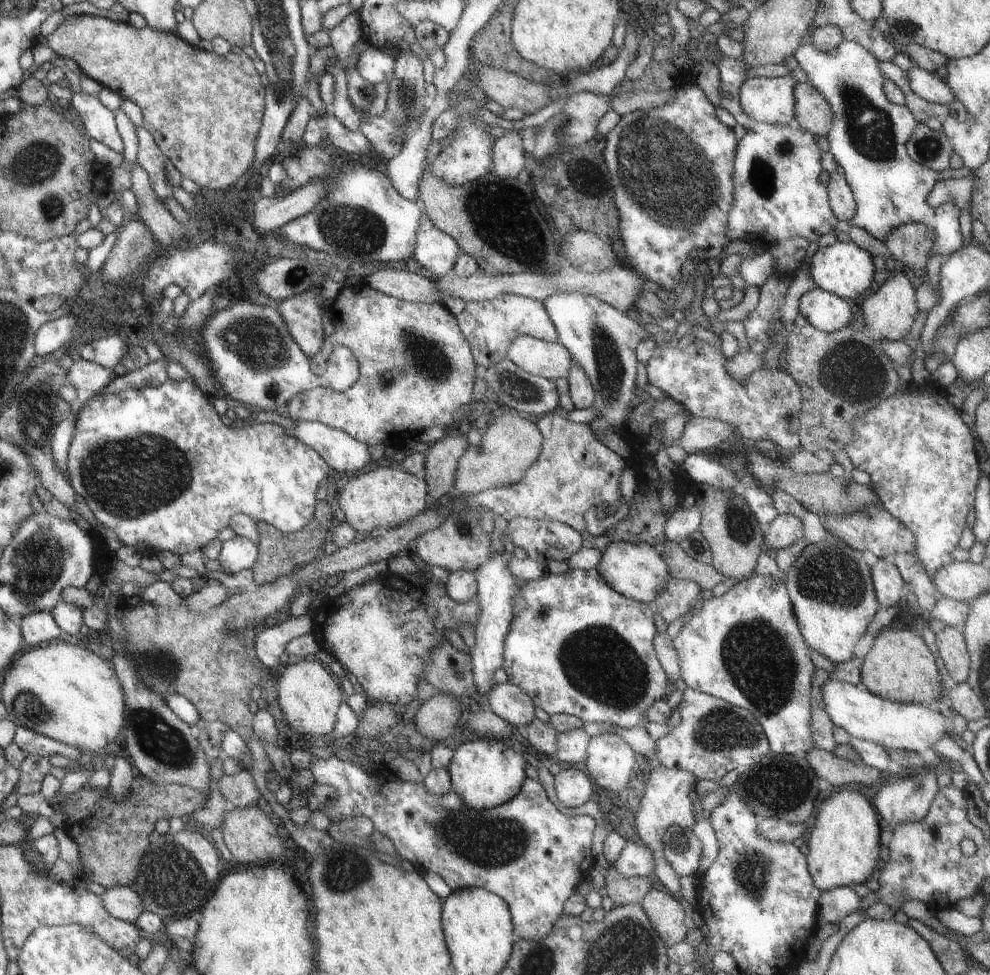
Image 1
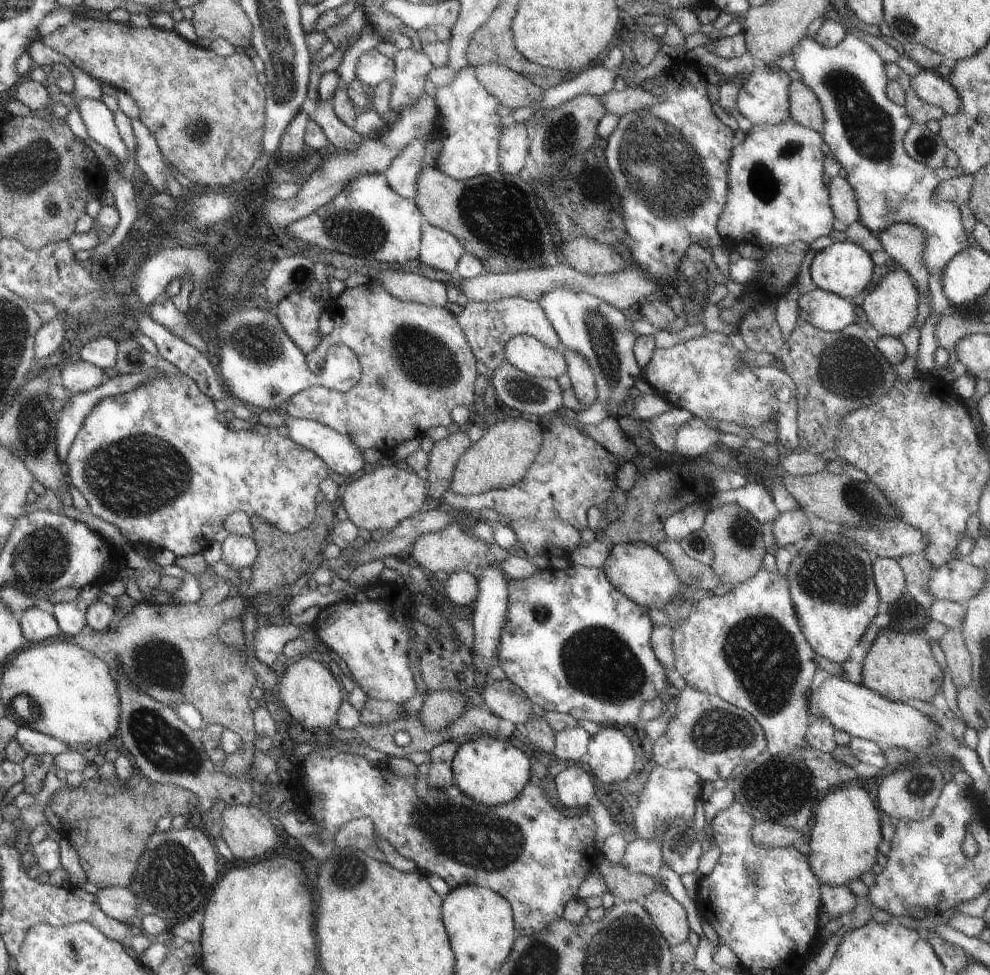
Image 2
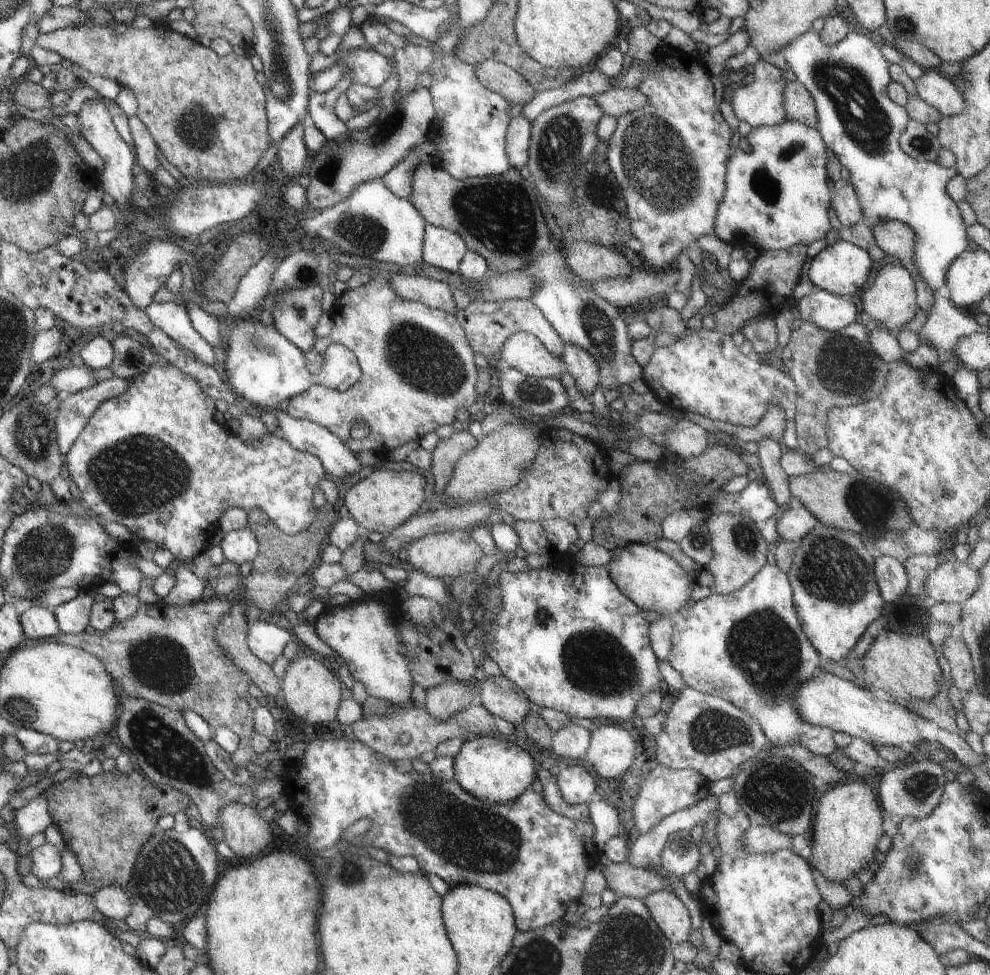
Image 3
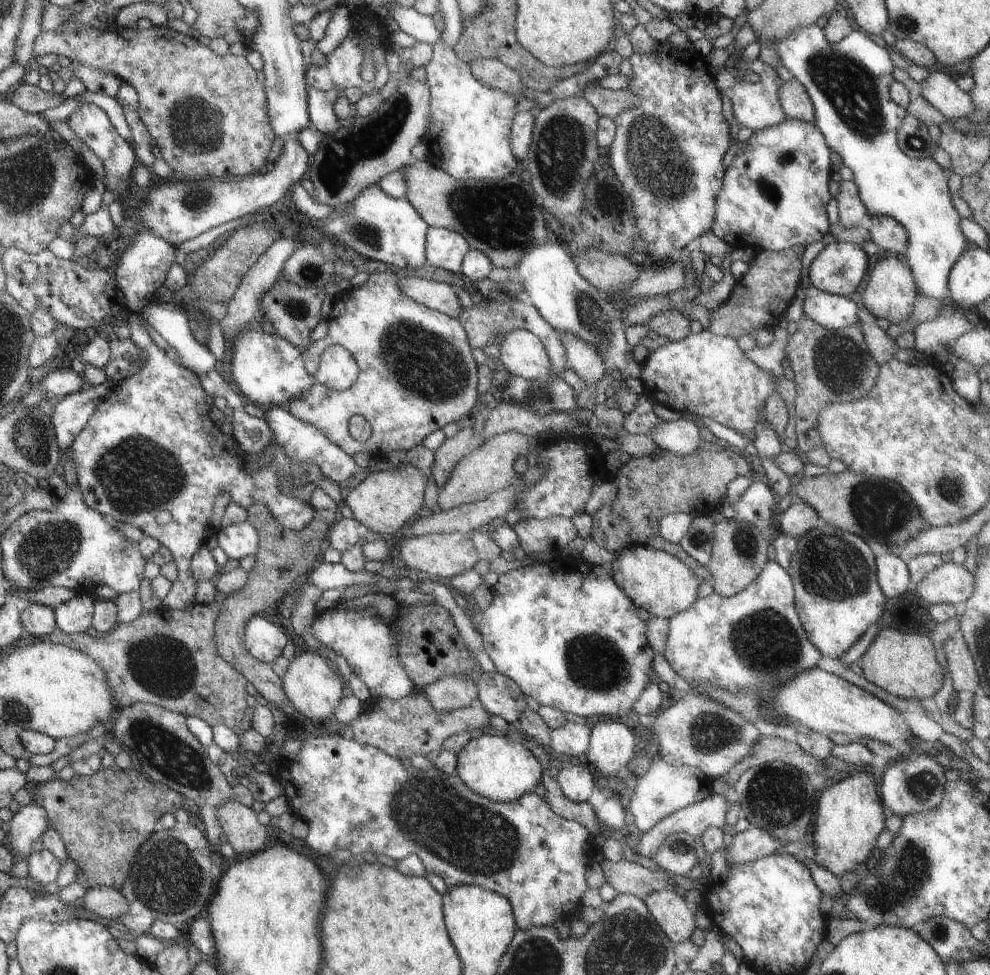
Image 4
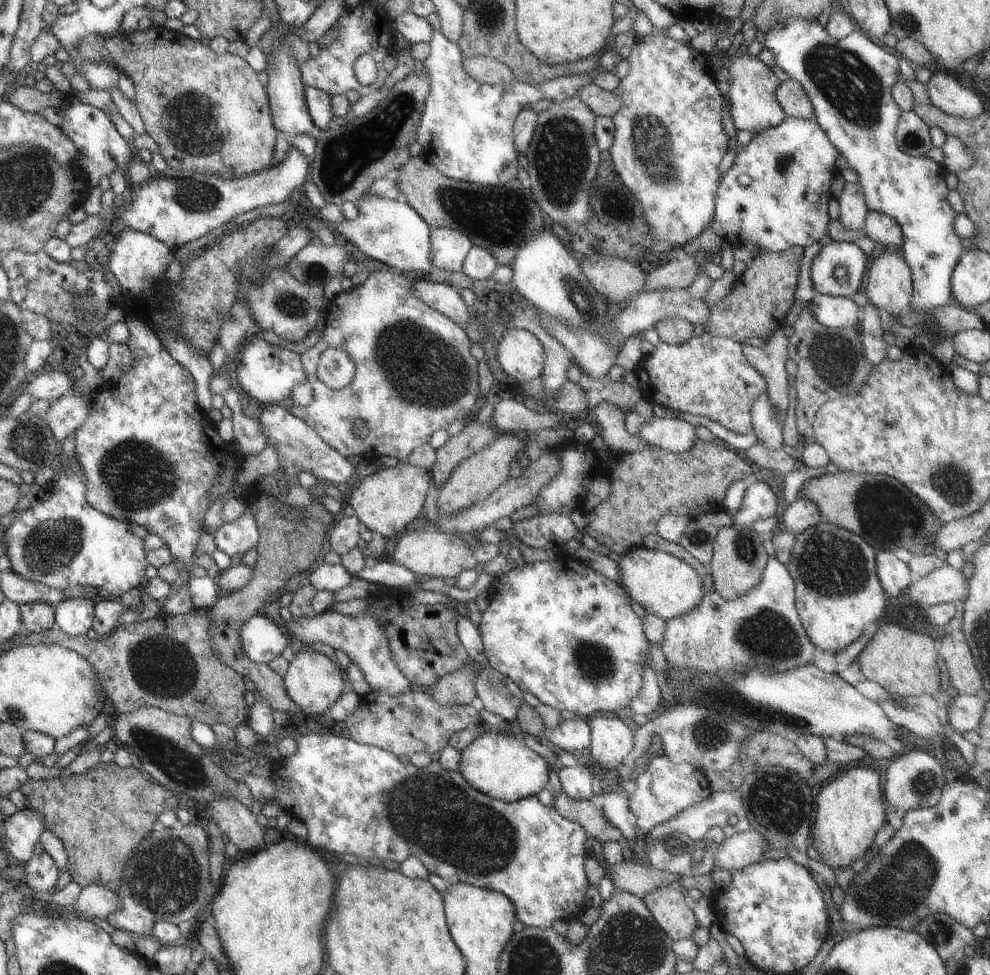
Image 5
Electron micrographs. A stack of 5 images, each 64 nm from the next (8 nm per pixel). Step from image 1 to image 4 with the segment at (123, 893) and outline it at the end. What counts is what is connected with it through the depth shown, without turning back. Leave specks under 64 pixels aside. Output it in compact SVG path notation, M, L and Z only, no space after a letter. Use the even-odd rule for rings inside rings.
M97 886L97 888L89 888L83 896L81 896L81 904L85 910L89 910L91 914L103 916L103 918L119 918L123 914L127 914L127 900L125 896L115 890L115 888L107 888L107 886Z

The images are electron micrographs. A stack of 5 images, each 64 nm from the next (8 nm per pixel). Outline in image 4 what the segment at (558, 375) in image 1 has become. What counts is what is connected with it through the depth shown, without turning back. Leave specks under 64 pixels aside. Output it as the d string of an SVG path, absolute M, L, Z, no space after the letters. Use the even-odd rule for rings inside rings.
M513 330L499 344L499 360L509 374L537 380L549 374L549 356L537 336L527 330Z

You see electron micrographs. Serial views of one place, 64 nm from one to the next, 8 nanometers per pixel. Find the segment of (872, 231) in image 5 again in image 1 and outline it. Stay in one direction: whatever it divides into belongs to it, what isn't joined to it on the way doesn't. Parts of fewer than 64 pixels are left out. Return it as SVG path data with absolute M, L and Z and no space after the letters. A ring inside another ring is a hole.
M901 224L883 242L891 258L911 266L915 276L925 278L927 258L933 254L935 234L925 224Z

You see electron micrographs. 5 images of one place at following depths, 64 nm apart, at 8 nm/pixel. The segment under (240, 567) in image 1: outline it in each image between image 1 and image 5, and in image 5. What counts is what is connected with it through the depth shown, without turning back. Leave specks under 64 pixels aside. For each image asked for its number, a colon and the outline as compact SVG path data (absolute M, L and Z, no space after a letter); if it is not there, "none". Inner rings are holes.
2: M229 534L223 542L221 542L221 560L235 568L235 570L243 570L243 568L251 568L251 564L255 562L259 554L259 548L255 544L253 538L249 536L237 536L237 534Z
3: M239 530L239 532L227 532L221 540L221 550L223 550L223 558L231 560L239 566L253 562L257 552L259 552L259 544L257 538L253 536L251 530Z
4: M245 520L243 524L219 528L215 532L219 548L225 552L227 558L243 560L245 556L253 556L259 550L259 536L257 530Z
5: M245 502L245 512L231 524L221 524L213 534L213 544L217 550L231 556L243 556L251 548L259 544L259 528L249 512L249 504Z

